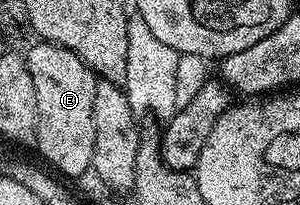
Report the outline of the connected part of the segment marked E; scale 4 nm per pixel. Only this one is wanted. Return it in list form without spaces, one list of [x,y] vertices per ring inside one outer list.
[[[43,40],[35,44],[37,46],[26,50],[38,104],[34,146],[40,149],[45,158],[43,161],[57,175],[65,179],[76,178],[79,174],[89,173],[94,156],[94,92],[98,74],[70,48]]]

